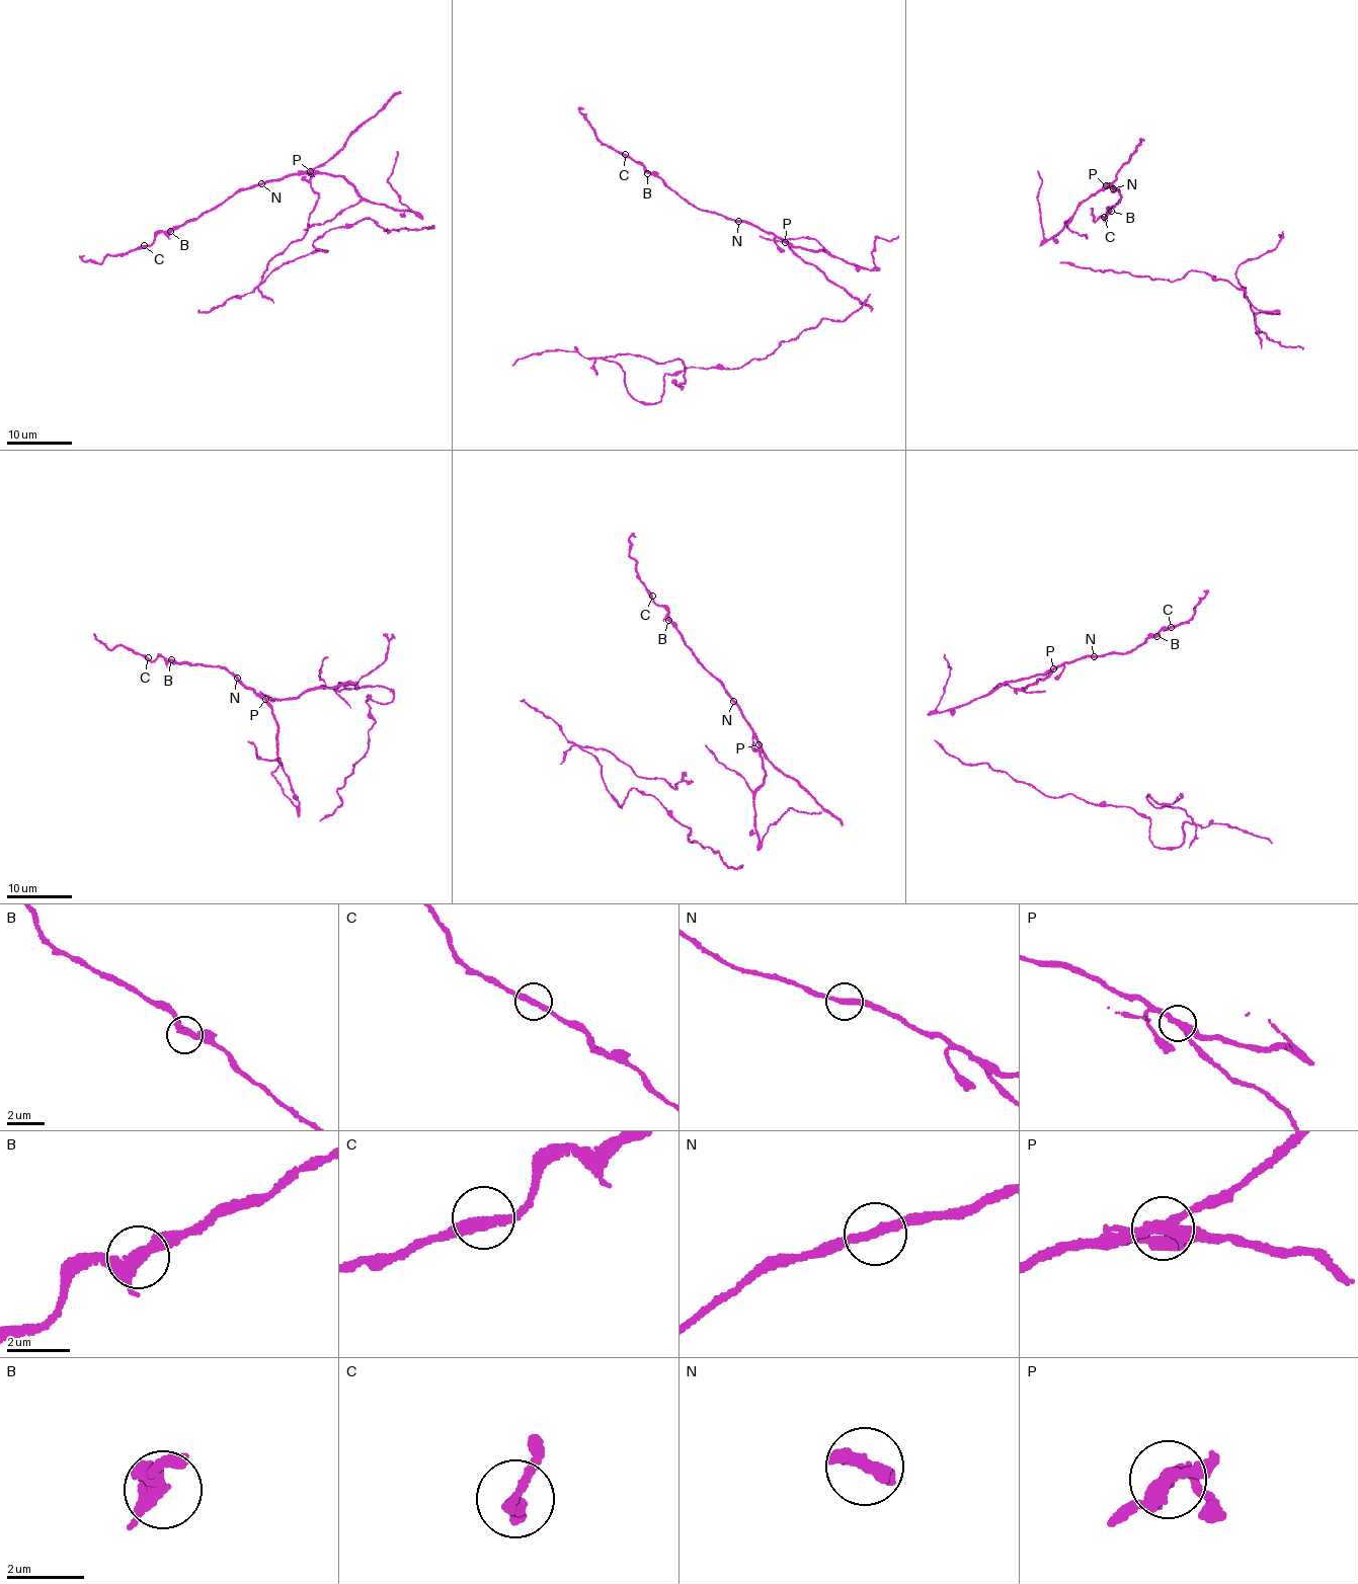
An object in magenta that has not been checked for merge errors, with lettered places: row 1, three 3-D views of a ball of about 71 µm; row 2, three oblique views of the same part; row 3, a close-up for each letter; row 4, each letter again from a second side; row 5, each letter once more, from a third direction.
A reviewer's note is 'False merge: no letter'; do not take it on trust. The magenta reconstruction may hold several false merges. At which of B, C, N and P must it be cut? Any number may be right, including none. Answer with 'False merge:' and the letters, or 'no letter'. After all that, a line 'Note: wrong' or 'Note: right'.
False merge: P
Note: wrong

